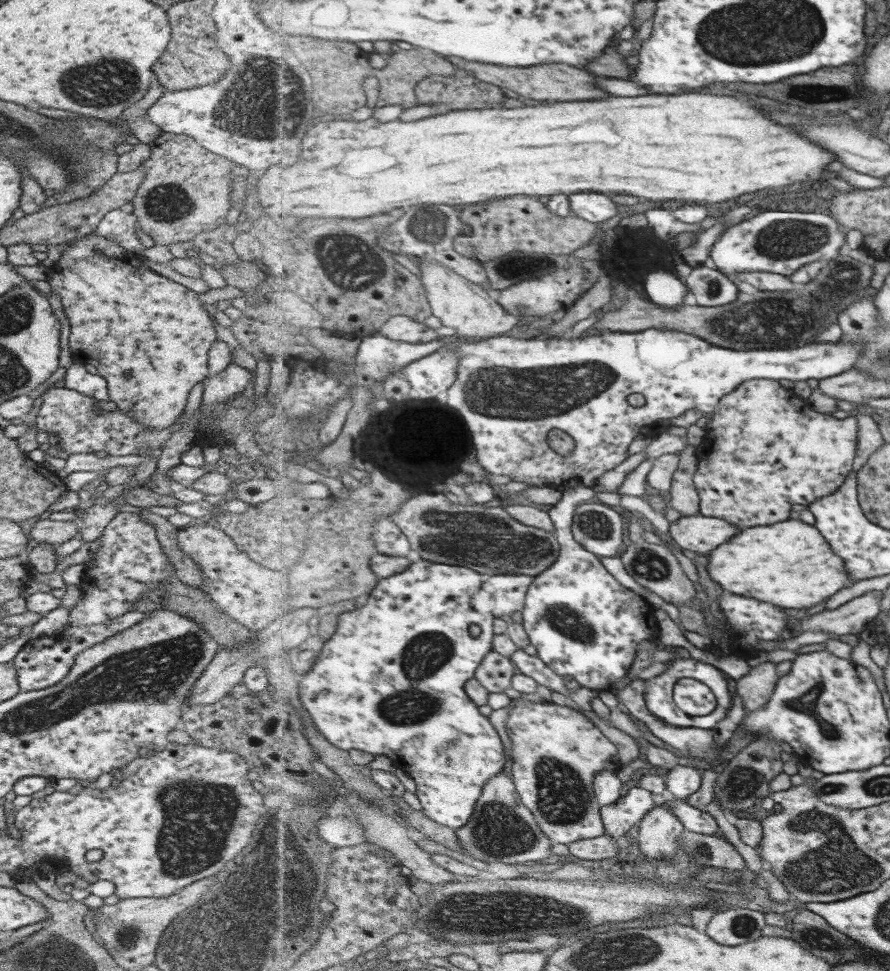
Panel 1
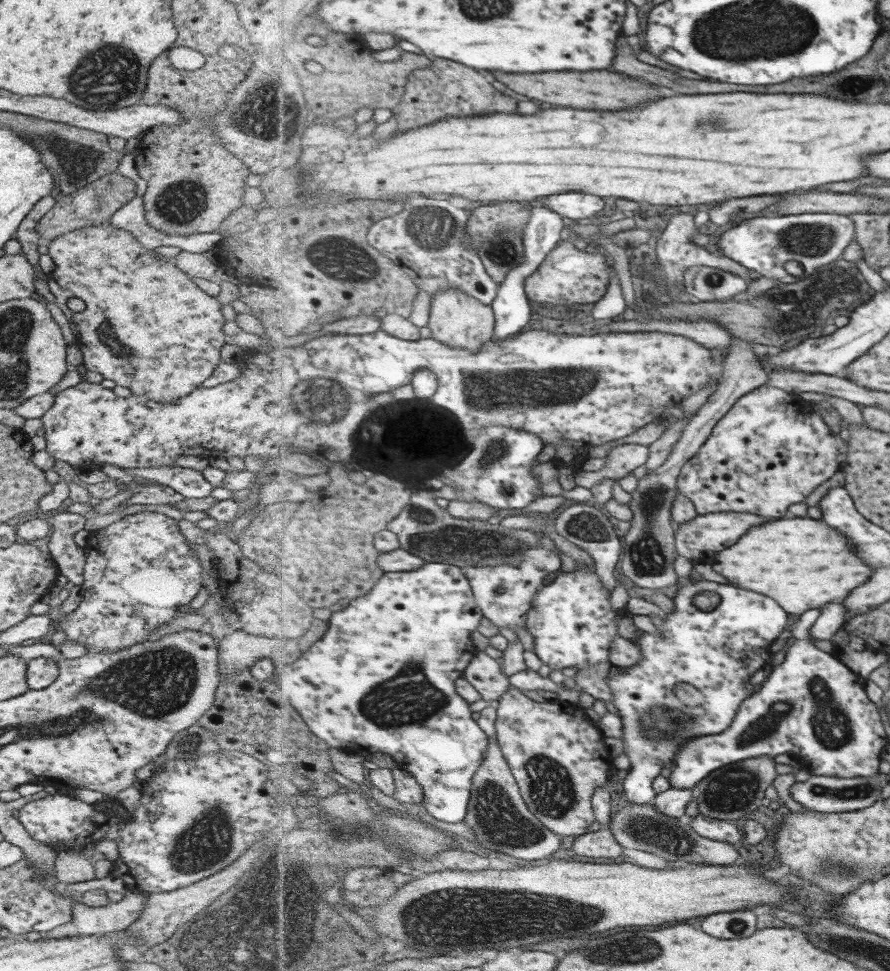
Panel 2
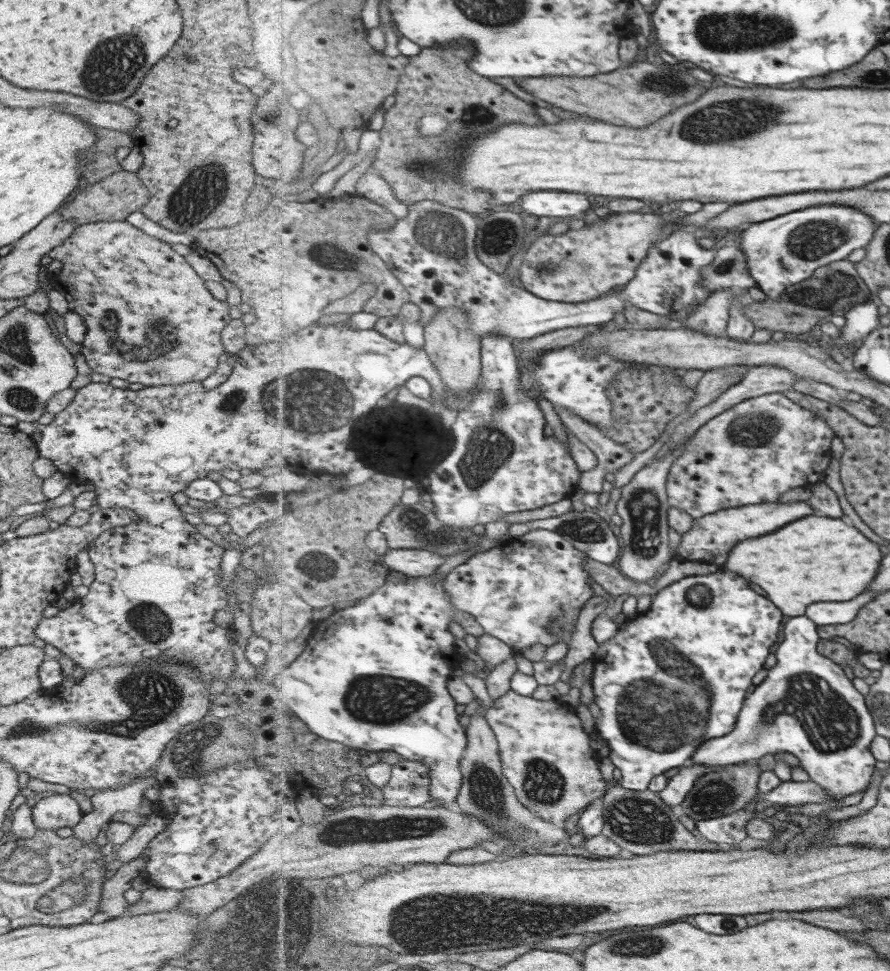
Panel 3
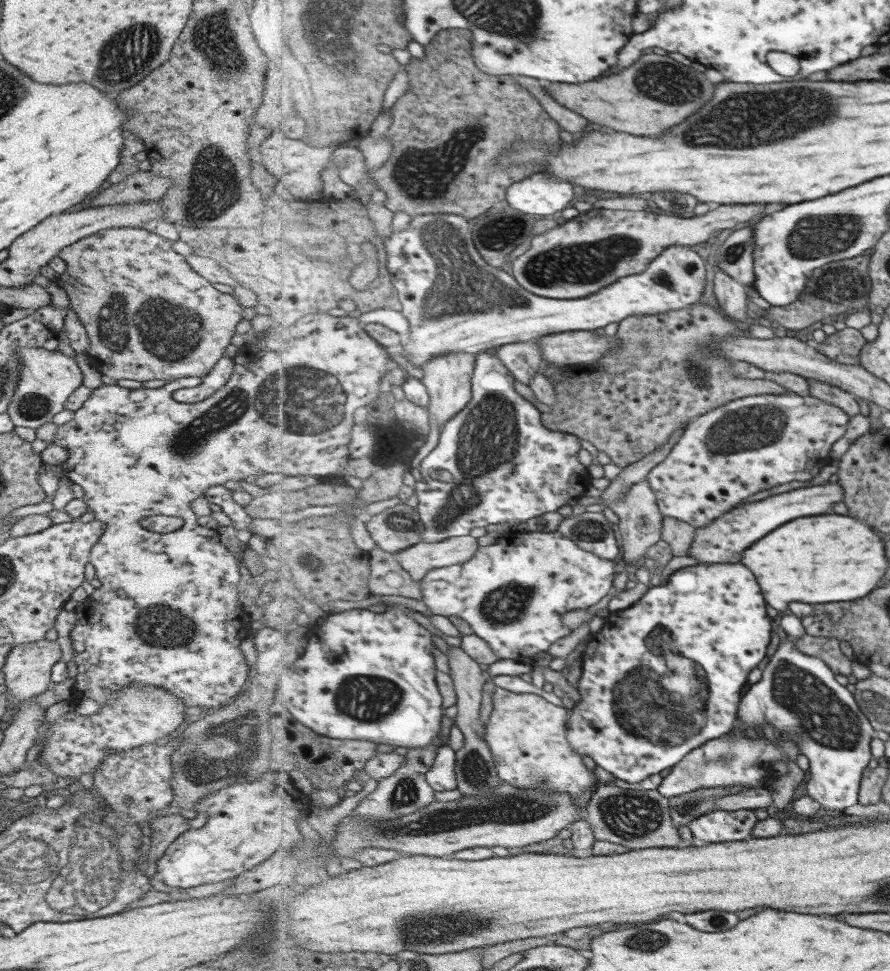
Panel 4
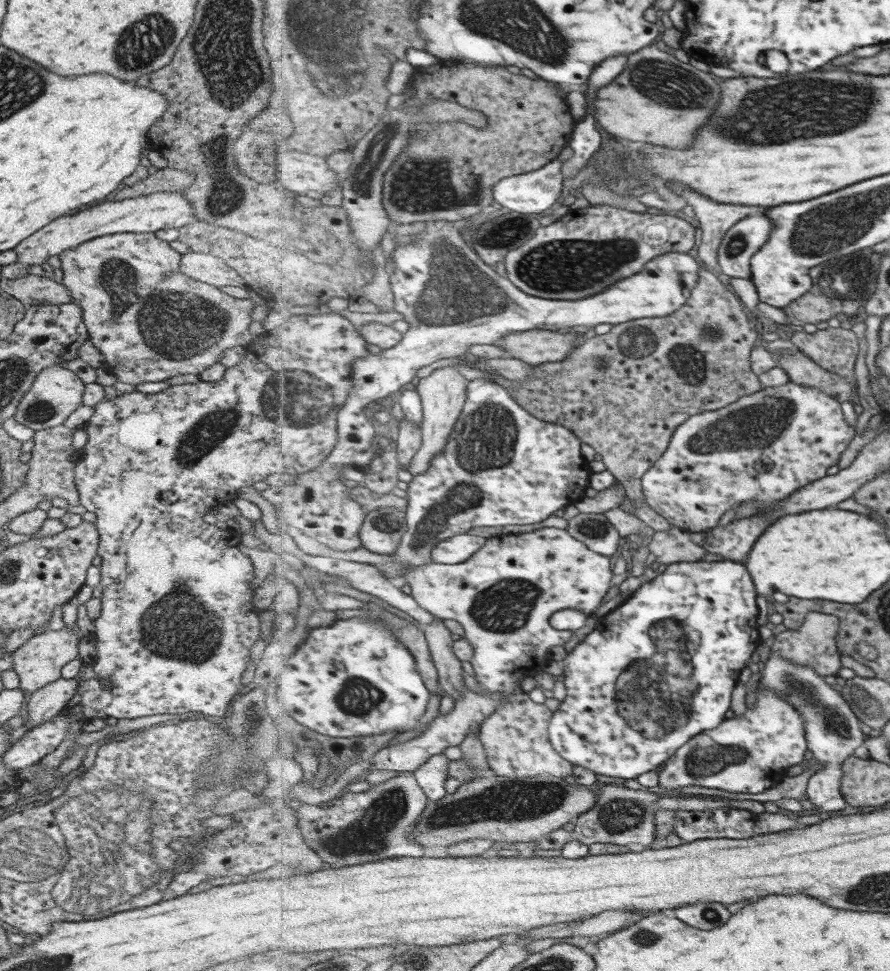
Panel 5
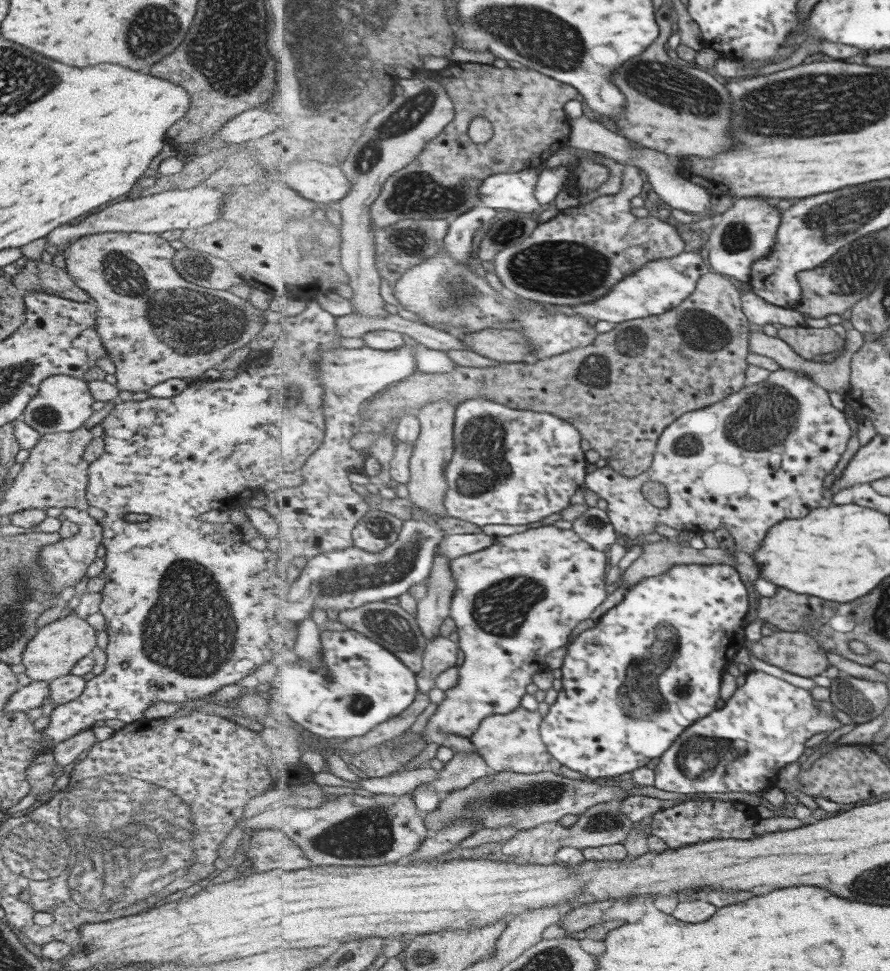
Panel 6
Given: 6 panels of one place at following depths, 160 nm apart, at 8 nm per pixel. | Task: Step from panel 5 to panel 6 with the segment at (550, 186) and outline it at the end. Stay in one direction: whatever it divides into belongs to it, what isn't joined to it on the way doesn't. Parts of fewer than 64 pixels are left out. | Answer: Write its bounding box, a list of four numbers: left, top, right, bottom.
[479,171,543,213]

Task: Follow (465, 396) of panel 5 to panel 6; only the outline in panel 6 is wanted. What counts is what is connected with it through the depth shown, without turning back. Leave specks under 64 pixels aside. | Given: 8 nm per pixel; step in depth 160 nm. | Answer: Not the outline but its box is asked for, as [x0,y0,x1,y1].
[408,401,457,517]

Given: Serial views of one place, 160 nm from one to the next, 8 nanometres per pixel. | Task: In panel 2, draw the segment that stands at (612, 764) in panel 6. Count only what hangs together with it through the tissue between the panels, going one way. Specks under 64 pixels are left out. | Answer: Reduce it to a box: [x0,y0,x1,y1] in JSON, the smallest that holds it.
[610,580,790,804]

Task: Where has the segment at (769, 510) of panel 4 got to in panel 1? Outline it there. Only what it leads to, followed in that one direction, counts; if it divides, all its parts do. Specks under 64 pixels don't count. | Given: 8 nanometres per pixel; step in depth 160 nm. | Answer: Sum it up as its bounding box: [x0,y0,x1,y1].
[670,515,740,554]

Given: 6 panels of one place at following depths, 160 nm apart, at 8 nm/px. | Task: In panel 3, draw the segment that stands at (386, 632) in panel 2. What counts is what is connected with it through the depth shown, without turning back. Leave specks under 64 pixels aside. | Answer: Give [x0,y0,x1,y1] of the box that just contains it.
[269,573,468,808]

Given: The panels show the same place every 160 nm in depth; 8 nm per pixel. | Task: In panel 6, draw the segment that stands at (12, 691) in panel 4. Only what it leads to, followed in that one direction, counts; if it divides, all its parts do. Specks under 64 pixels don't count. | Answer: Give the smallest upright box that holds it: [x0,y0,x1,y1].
[22,615,96,681]

